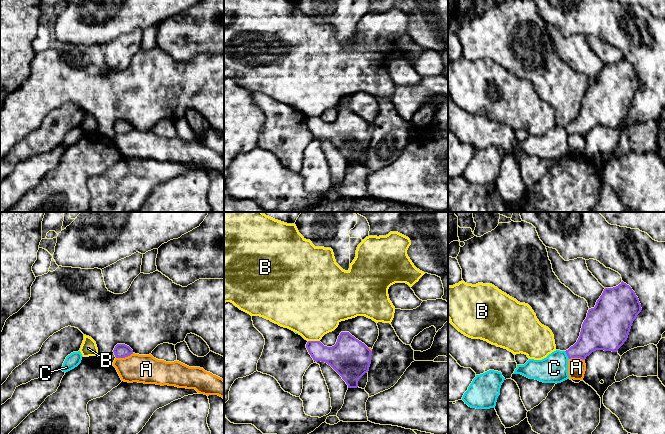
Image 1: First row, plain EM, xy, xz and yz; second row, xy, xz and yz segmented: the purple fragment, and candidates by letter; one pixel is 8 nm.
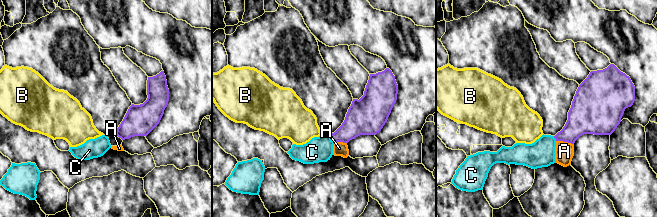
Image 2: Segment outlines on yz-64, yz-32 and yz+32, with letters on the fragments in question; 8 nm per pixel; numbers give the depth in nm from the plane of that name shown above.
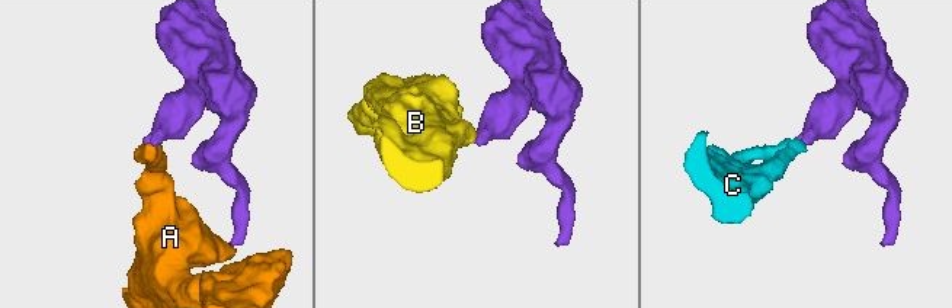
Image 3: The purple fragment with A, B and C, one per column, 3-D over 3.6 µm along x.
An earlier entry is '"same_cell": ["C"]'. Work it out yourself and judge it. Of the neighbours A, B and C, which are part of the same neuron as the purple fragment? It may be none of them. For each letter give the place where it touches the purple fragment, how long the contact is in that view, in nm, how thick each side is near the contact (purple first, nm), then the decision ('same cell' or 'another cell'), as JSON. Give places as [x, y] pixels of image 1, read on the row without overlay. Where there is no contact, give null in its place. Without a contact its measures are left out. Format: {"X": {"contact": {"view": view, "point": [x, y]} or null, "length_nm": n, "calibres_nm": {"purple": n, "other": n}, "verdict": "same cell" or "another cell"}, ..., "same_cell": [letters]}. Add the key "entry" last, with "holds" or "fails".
{"A": {"contact": {"view": "xy", "point": [124, 133]}, "length_nm": 150, "calibres_nm": {"purple": 110, "other": 220}, "verdict": "another cell"}, "B": {"contact": {"view": "xz", "point": [314, 117]}, "length_nm": 100, "calibres_nm": {"purple": 220, "other": 440}, "verdict": "another cell"}, "C": {"contact": {"view": "yz", "point": [567, 131]}, "length_nm": 80, "calibres_nm": {"purple": 220, "other": 220}, "verdict": "another cell"}, "same_cell": [], "entry": "fails"}

